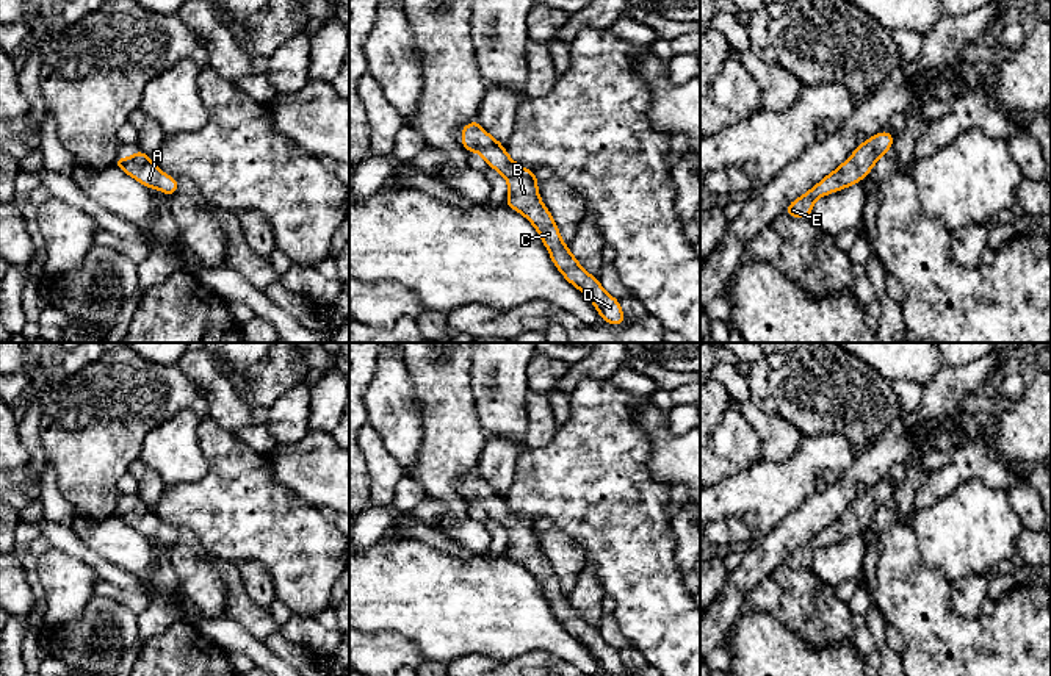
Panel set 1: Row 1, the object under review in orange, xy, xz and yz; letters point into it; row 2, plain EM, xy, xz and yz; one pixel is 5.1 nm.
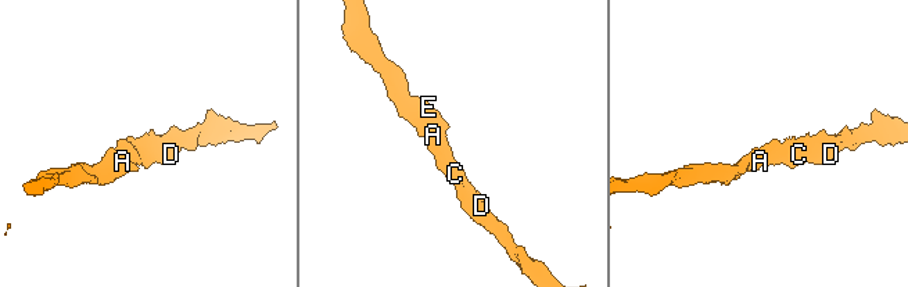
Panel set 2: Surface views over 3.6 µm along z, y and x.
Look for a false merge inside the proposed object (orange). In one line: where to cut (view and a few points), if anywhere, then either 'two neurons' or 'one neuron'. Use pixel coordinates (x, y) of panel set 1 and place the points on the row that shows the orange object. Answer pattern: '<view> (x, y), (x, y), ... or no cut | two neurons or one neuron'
no cut | one neuron

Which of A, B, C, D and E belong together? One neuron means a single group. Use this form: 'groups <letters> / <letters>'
groups A B C D E

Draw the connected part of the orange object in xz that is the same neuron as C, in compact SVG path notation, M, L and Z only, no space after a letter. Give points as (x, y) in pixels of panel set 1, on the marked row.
M478 119L464 125L460 131L462 147L468 153L479 152L487 166L507 180L509 191L504 205L522 213L536 227L553 264L565 280L591 299L606 324L625 324L627 318L622 313L620 302L605 291L597 277L586 272L572 255L569 246L562 243L551 213L540 200L537 174L518 166L506 153L504 144L490 136Z

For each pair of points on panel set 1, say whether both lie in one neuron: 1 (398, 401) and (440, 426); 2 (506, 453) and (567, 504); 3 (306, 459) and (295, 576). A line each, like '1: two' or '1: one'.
1: two
2: two
3: two

